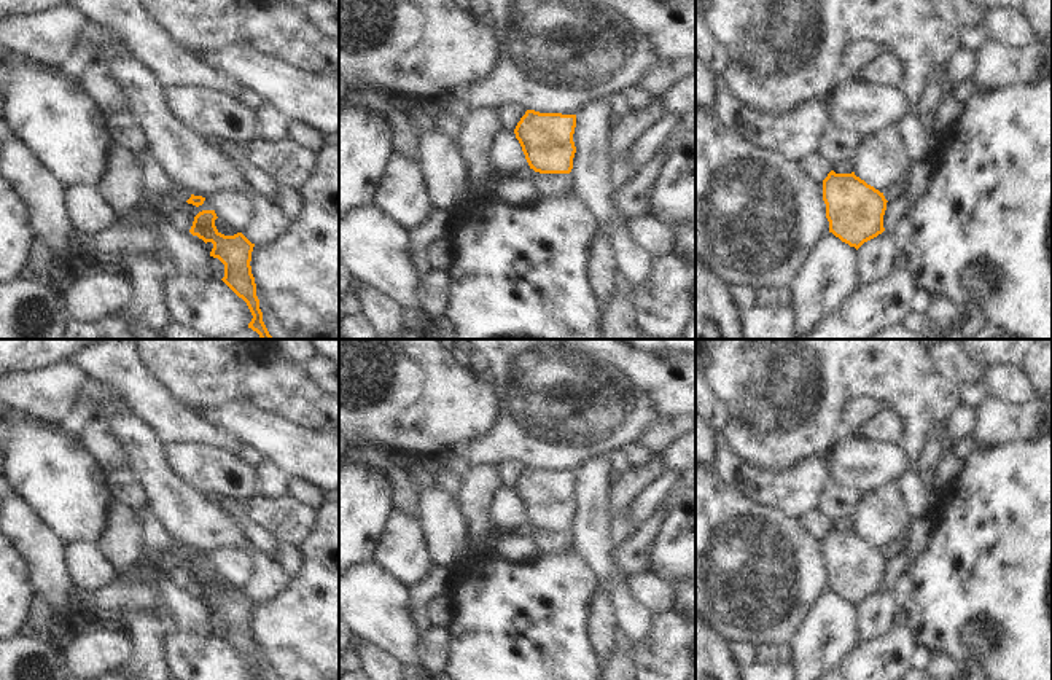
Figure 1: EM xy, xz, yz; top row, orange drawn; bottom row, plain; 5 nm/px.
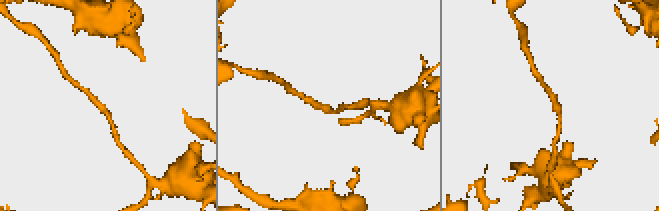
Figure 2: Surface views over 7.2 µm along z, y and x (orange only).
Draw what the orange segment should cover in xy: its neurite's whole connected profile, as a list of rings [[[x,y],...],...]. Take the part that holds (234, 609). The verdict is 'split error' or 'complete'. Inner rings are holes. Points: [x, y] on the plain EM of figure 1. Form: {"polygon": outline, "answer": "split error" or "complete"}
{"polygon": [[[215,567],[199,569],[194,573],[189,589],[205,600],[213,600],[210,613],[218,615],[224,621],[224,634],[221,637],[247,659],[253,672],[250,680],[264,680],[250,623],[255,600],[251,600],[242,589],[234,592],[221,591],[215,583],[216,575]]], "answer": "complete"}

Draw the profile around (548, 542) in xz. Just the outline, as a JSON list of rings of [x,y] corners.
[[[530,526],[530,535],[540,554],[552,554],[573,545],[570,530],[540,530]]]

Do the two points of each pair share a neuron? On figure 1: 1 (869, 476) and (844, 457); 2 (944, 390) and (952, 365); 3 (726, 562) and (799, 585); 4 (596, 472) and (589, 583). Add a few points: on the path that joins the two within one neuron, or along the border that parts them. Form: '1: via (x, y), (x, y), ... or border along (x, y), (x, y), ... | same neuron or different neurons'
1: via (863, 470), (850, 457) | same neuron
2: border along (928, 355), (942, 375), (958, 384) | different neurons
3: via (744, 566), (756, 572), (782, 572) | same neuron
4: border along (573, 543), (599, 585) | different neurons

